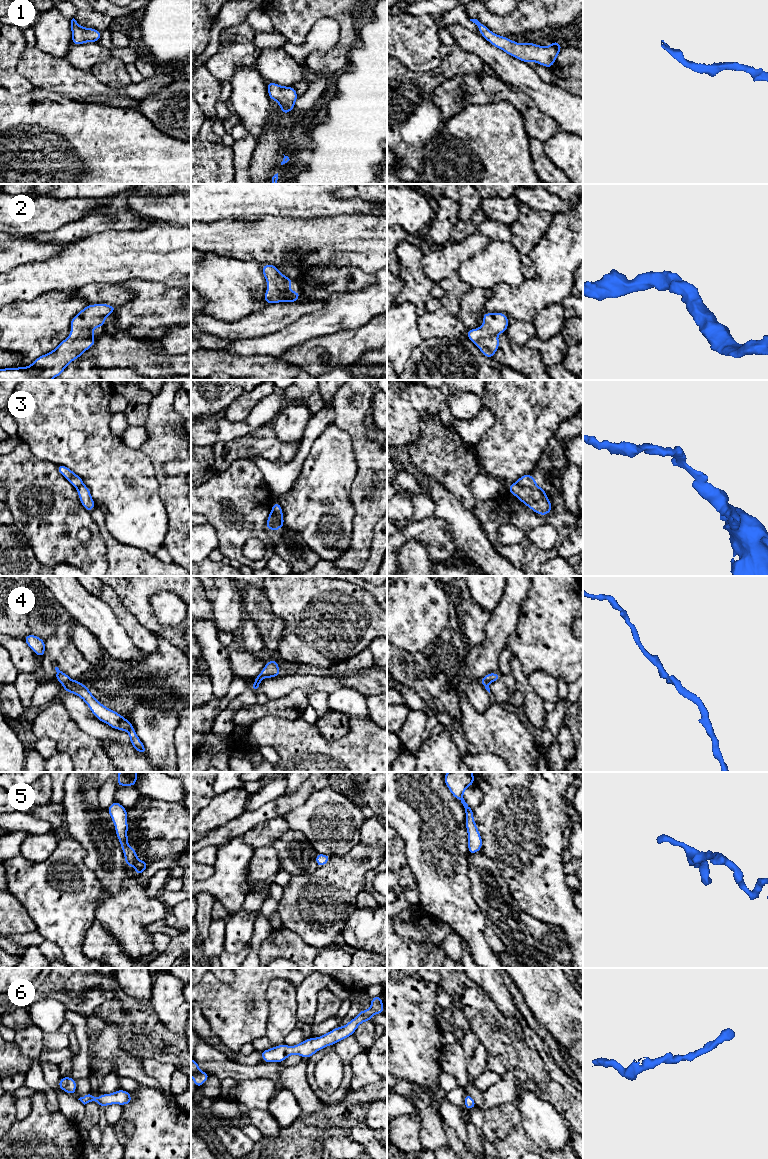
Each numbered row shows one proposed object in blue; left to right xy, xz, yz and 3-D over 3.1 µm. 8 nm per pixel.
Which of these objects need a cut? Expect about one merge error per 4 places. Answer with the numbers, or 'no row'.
3

